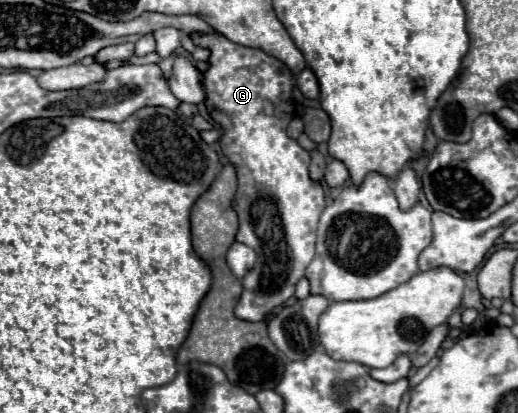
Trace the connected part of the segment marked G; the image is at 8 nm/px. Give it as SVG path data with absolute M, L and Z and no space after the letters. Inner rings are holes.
M192 34L191 39L194 40L194 44L208 46L212 50L212 56L208 60L210 68L204 72L206 106L214 122L222 128L220 148L238 174L238 190L232 200L232 208L240 218L240 230L236 240L250 246L256 252L254 268L246 274L246 278L242 278L244 290L234 308L234 316L248 322L260 322L272 308L294 296L298 280L304 276L306 266L314 258L316 226L322 214L322 184L312 180L308 174L310 154L286 134L288 122L294 118L296 112L292 102L292 88L296 84L296 78L288 74L288 68L280 60L268 56L266 52L234 44L222 34Z

